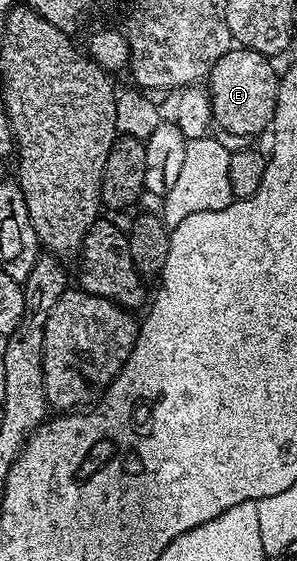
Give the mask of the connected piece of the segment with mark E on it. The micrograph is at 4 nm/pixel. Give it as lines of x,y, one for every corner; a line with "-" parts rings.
231,48
213,66
206,77
206,91
212,102
212,121
228,134
248,138
260,134
272,125
278,104
281,75
272,67
273,59
253,50

